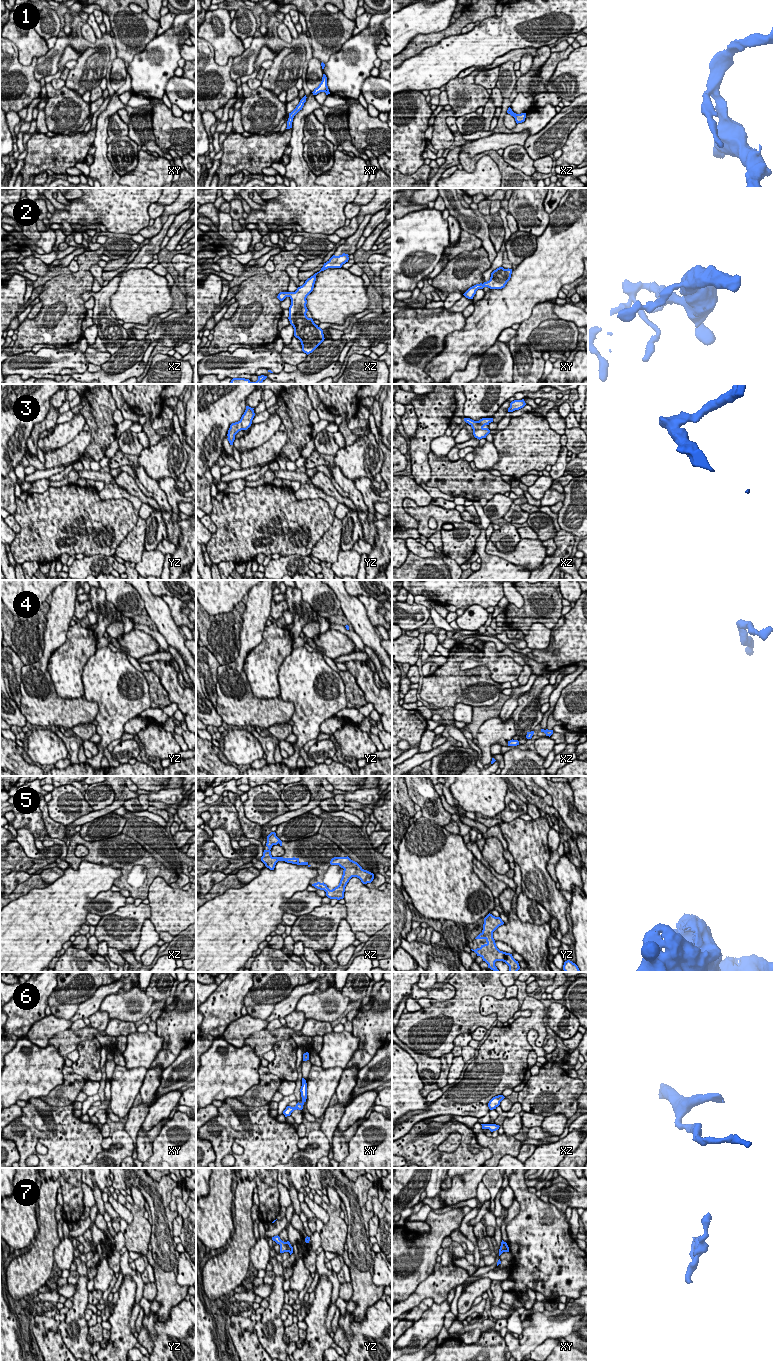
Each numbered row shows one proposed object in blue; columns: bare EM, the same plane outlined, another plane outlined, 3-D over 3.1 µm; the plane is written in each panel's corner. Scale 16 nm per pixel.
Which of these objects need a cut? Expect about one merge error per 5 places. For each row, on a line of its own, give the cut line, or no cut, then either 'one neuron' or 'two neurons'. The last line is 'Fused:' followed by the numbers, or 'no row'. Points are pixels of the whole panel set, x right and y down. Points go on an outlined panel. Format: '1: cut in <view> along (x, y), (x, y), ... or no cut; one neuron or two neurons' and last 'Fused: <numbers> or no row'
1: no cut; one neuron
2: no cut; one neuron
3: no cut; one neuron
4: no cut; one neuron
5: no cut; one neuron
6: no cut; one neuron
7: cut in yz along (285, 1242), (287, 1251); two neurons
Fused: 7

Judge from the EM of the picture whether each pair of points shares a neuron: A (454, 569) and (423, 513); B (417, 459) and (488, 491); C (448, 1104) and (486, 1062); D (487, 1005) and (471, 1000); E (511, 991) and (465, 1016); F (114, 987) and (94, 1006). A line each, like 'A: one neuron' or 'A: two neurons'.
A: two neurons
B: two neurons
C: one neuron
D: two neurons
E: two neurons
F: one neuron

